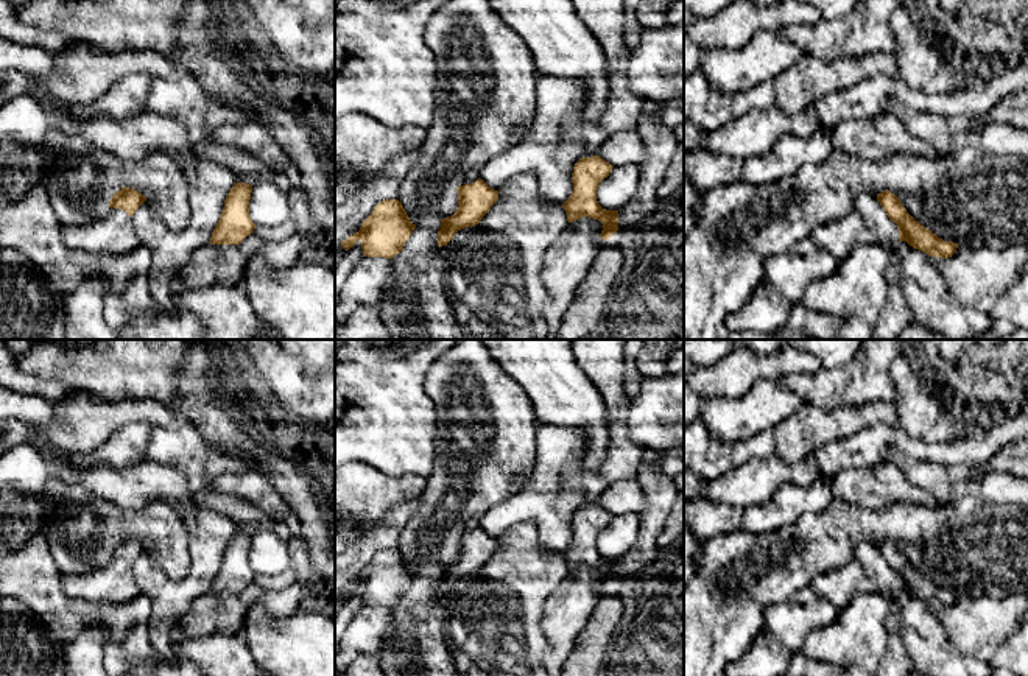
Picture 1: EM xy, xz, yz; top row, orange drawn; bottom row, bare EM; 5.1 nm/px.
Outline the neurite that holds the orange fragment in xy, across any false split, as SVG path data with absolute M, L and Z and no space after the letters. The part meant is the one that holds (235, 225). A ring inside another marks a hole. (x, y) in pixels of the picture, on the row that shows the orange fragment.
M237 182L226 196L224 207L217 223L212 245L240 245L255 229L249 217L252 185Z

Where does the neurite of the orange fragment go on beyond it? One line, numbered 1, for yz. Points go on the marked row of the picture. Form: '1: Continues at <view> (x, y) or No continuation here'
1: No continuation here

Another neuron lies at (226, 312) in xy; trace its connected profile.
M241 285L181 288L176 299L204 322L206 340L283 340L257 316Z

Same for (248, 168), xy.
M196 136L193 137L193 150L199 157L227 167L238 182L254 185L257 181L274 181L282 190L290 190L290 184L283 176L273 173L262 160L240 148Z

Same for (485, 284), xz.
M536 173L509 178L478 224L458 231L445 246L435 248L424 259L405 251L391 259L393 276L377 304L391 340L550 340L542 315L548 296L539 273L547 249L567 223L562 204L542 198Z

